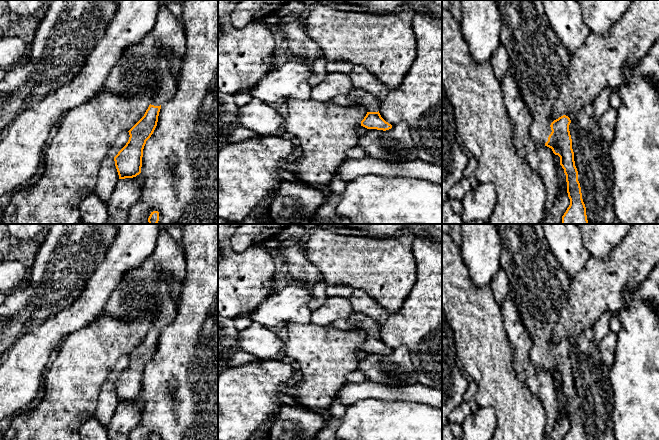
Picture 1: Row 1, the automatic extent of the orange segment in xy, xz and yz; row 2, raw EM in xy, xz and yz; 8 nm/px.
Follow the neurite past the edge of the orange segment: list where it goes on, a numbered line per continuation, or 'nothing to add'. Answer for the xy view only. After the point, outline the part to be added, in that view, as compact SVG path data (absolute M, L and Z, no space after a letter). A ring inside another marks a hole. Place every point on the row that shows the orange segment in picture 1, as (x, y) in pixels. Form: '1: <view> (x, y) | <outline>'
1: xy (146, 63) | M161 2L155 27L139 43L128 47L123 52L101 89L126 99L134 99L143 94L145 87L150 85L153 87L150 104L160 106L172 99L177 90L178 79L169 55L182 58L185 51L186 40L181 20Z

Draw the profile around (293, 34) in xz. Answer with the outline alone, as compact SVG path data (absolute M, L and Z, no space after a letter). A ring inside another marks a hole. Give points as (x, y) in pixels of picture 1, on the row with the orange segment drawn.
M291 16L282 24L280 37L290 57L315 62L322 57L323 51L318 44L307 36L299 16Z

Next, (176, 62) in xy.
M169 54L169 58L172 60L172 66L174 69L174 73L176 74L176 77L179 80L179 71L180 71L180 67L181 67L182 58L176 58L172 54Z

